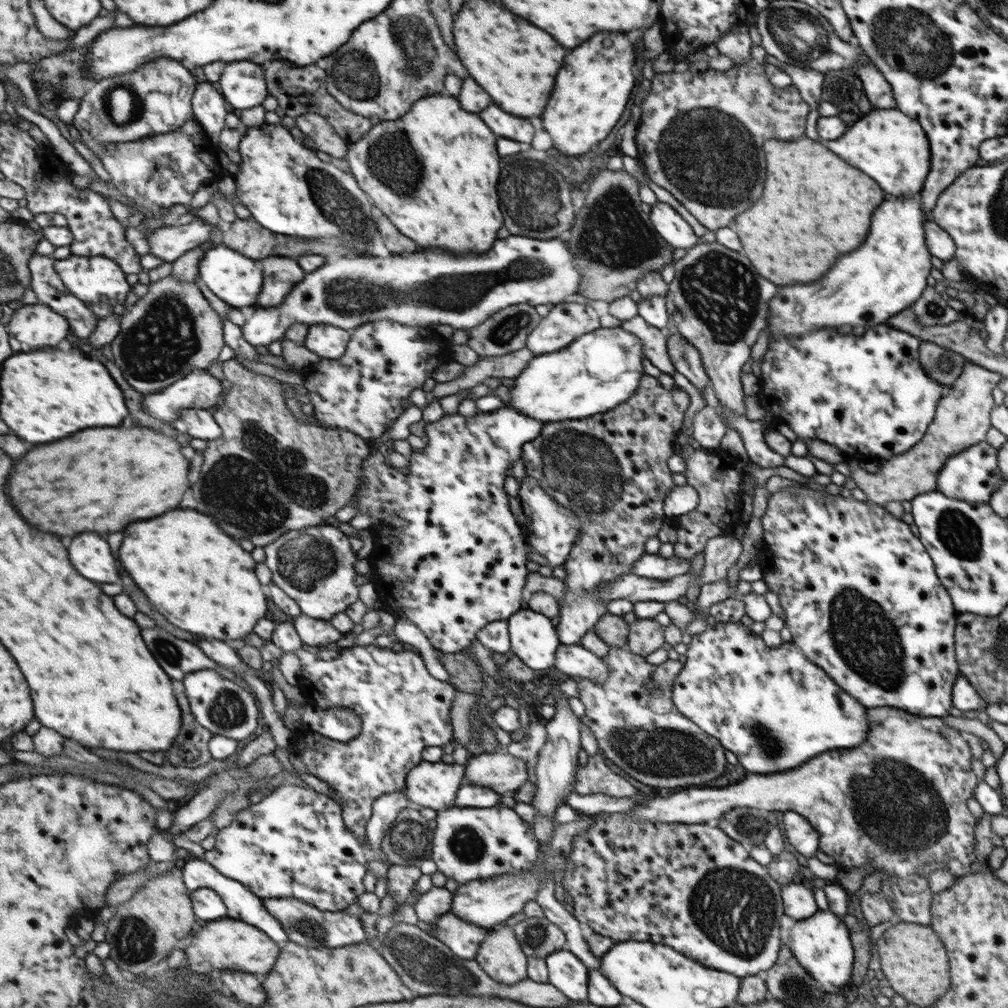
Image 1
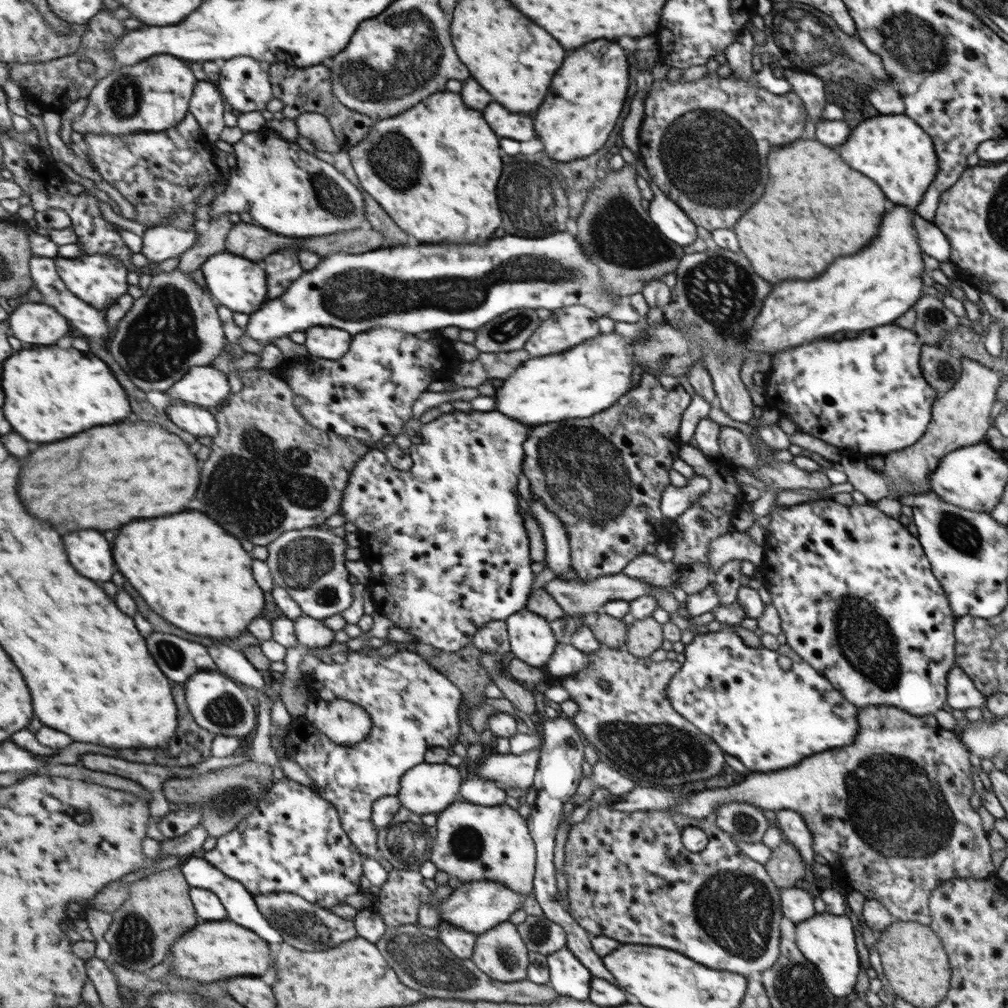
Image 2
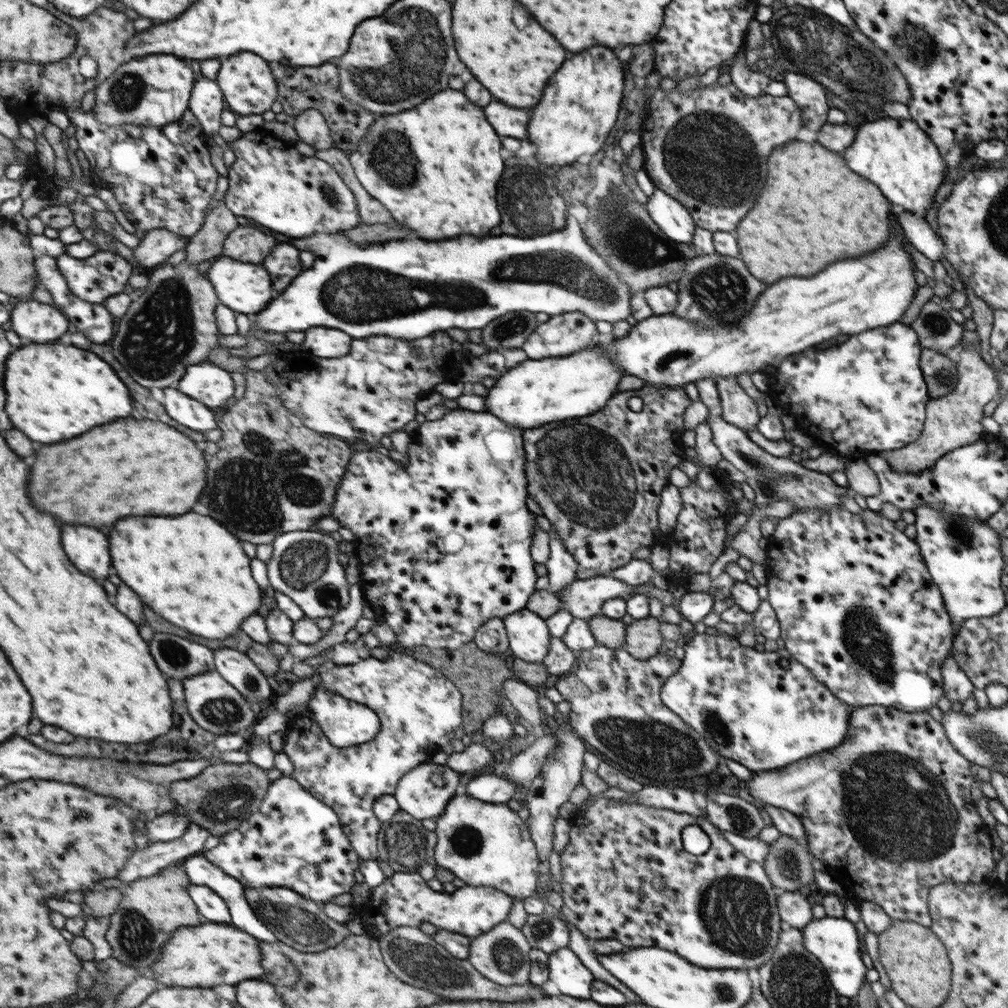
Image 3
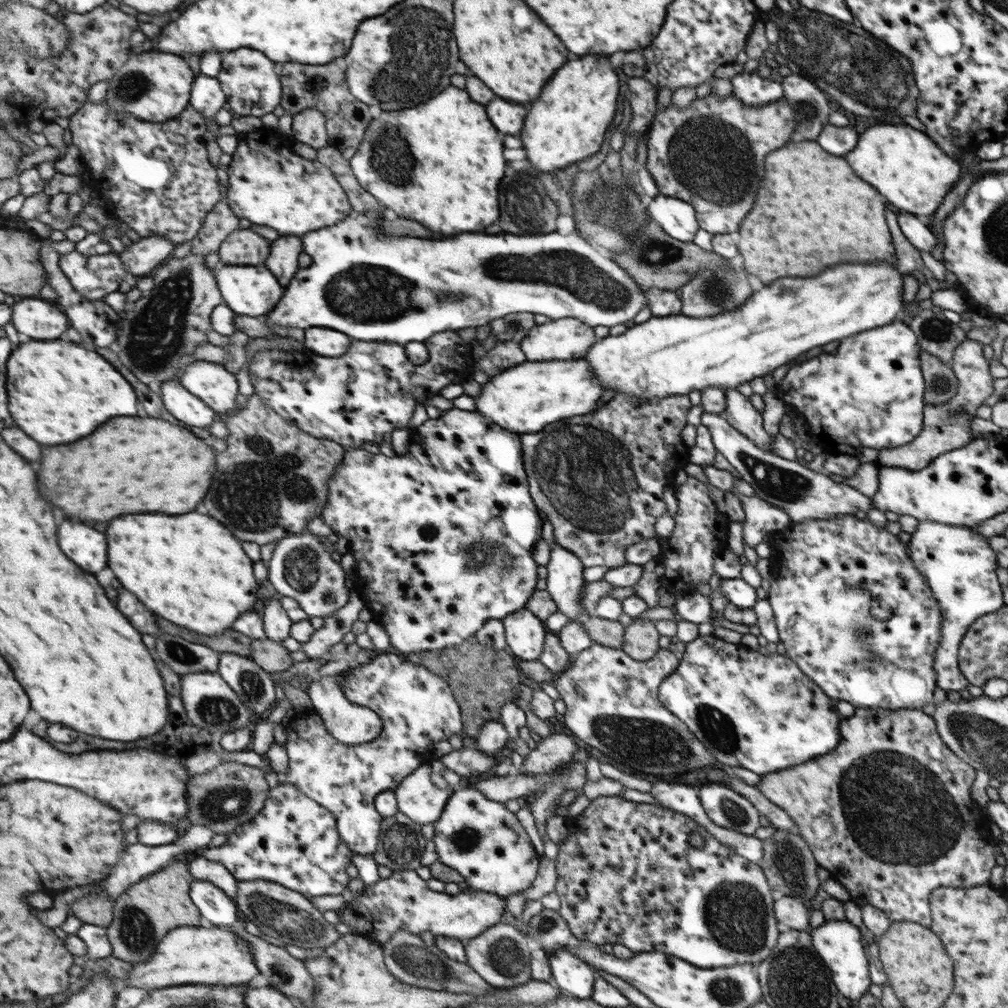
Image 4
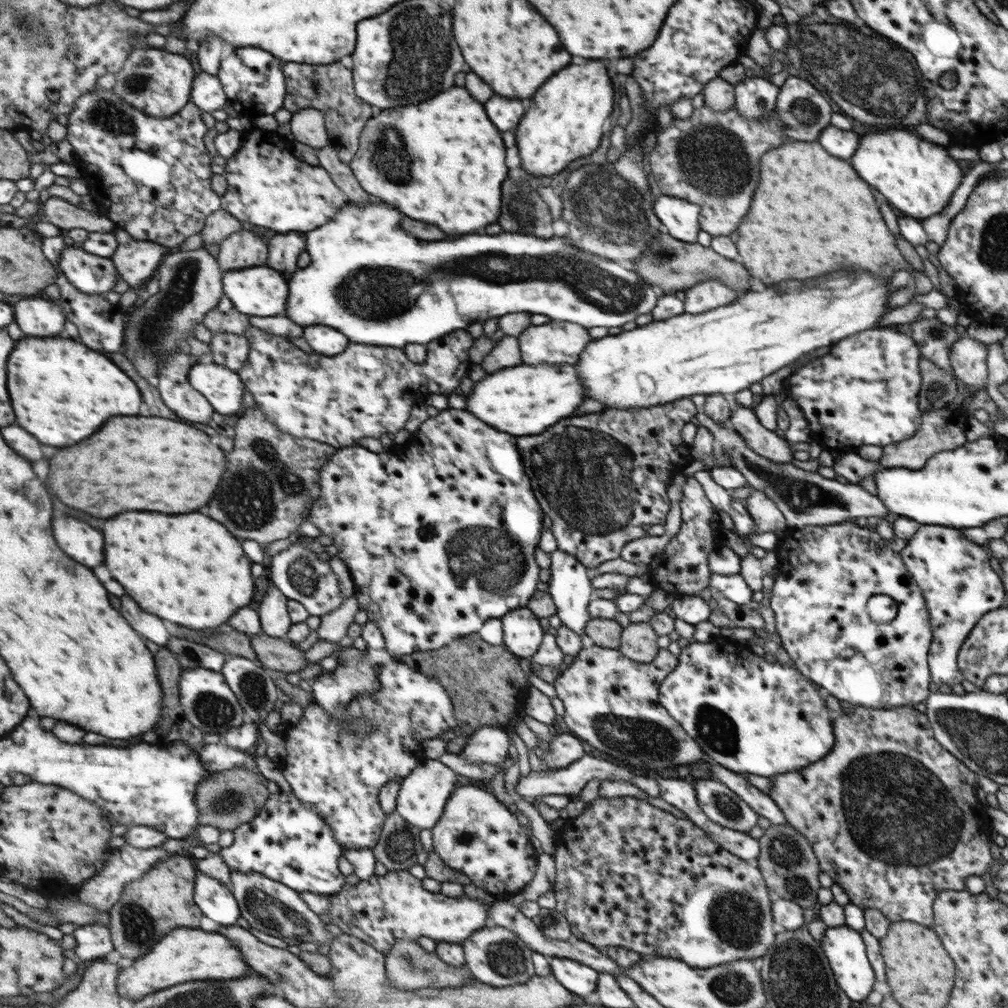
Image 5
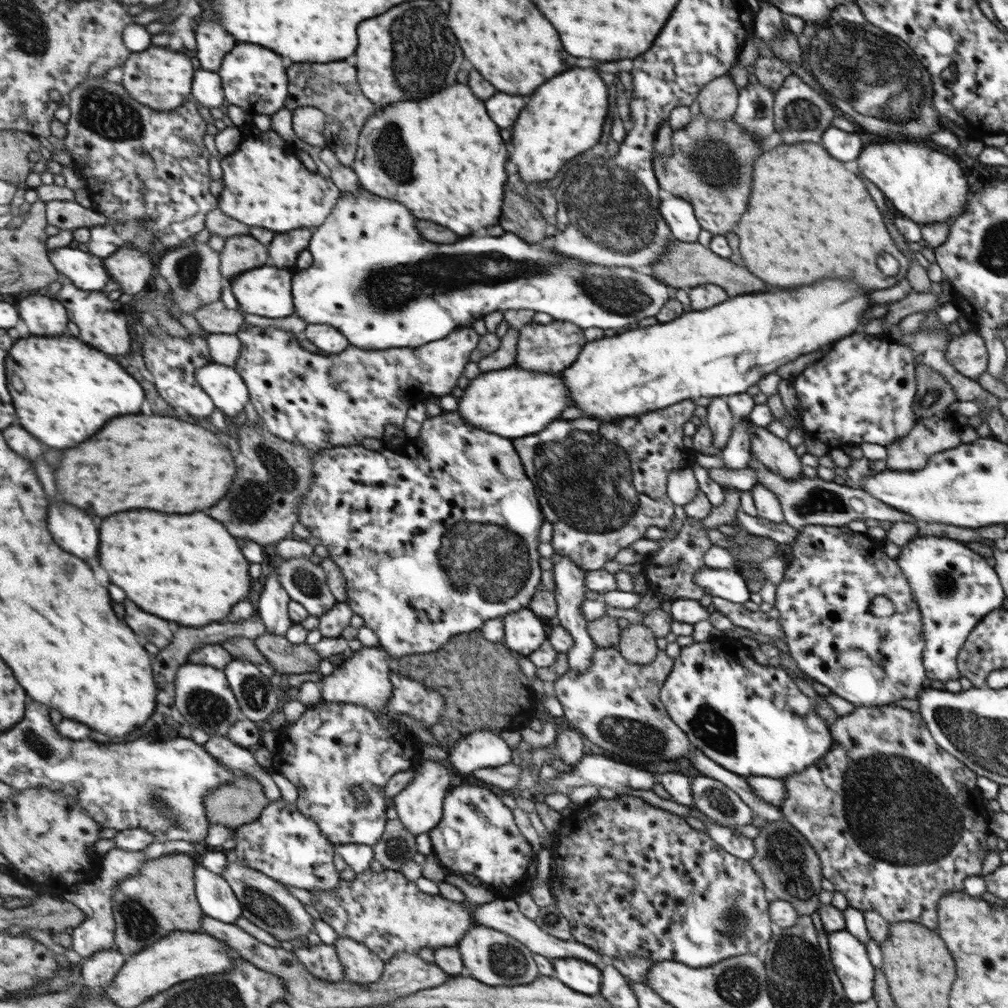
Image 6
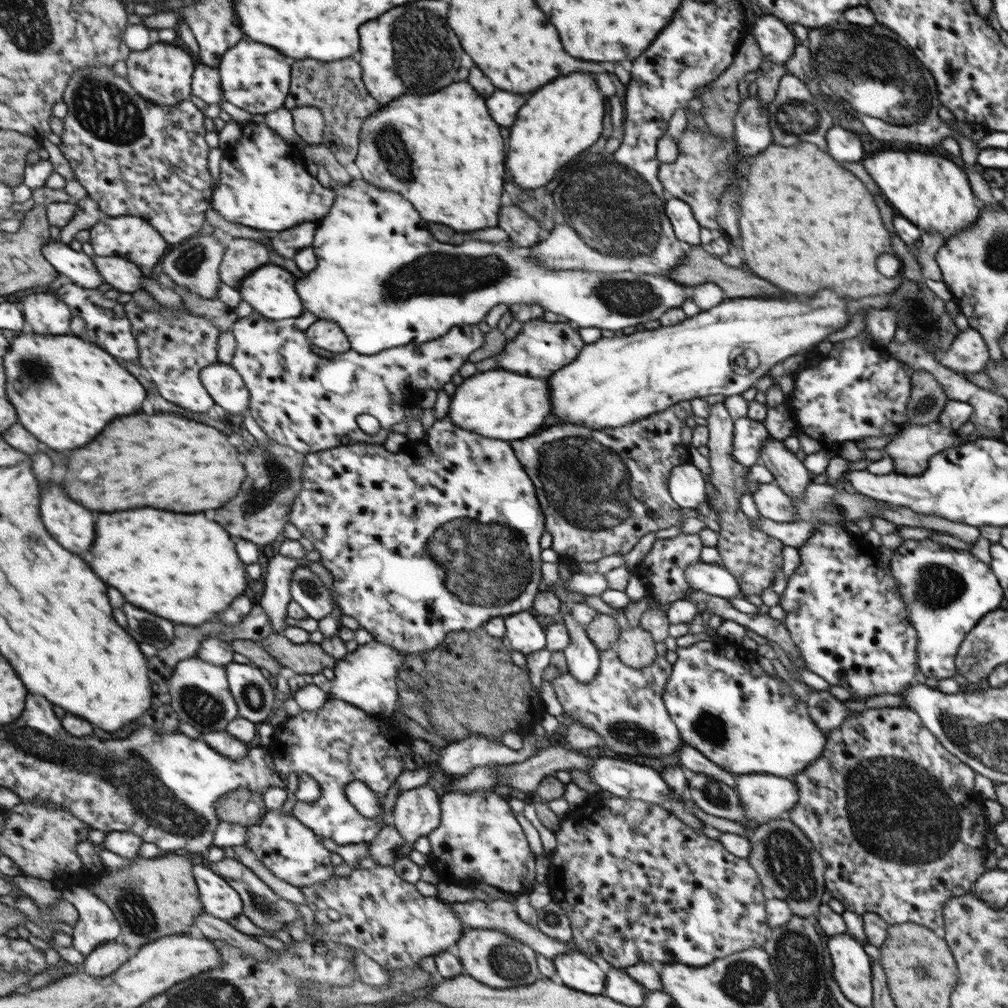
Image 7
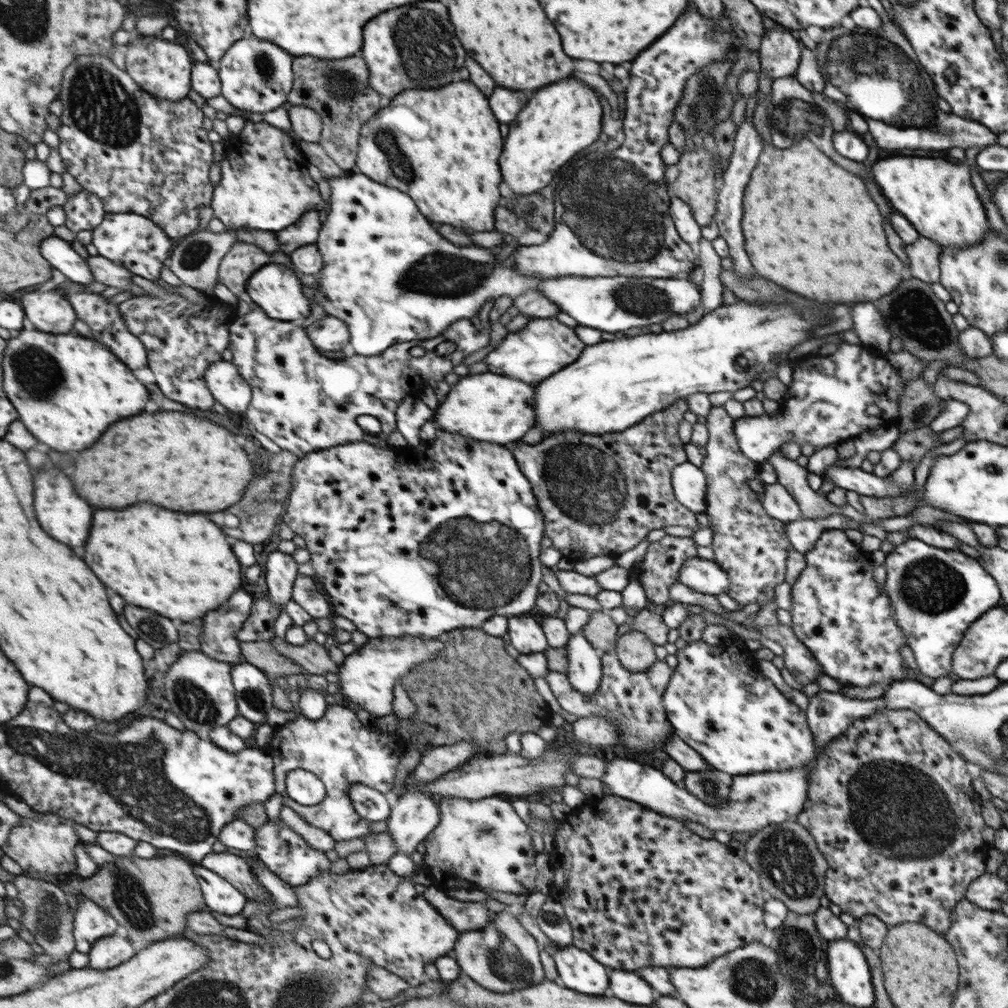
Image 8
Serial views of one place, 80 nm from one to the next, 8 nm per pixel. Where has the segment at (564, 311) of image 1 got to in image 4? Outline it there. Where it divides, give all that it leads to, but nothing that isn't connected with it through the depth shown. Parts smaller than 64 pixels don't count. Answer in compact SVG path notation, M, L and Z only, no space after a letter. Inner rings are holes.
M559 318L532 326L518 347L525 361L563 361L581 359L597 340L593 327L577 318Z

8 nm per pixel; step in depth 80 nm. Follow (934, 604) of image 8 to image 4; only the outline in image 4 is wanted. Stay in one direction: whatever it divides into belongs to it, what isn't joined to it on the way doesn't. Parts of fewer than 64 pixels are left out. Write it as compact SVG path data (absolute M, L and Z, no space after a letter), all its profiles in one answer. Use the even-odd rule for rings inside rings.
M919 520L915 530L910 534L907 542L909 557L913 559L915 567L921 571L926 582L931 582L931 590L936 605L941 609L942 618L947 618L947 626L943 626L943 650L939 650L939 688L947 690L963 690L968 686L965 676L958 667L957 650L958 642L963 633L976 618L984 614L992 613L1003 606L1001 602L1001 590L995 576L995 556L987 544L986 535L979 534L972 527L953 526L947 523Z

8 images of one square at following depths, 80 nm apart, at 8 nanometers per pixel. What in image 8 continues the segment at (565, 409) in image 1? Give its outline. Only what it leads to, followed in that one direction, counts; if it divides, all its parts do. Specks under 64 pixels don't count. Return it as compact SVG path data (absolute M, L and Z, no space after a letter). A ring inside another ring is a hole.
M501 374L465 376L450 387L434 408L431 418L437 430L447 430L475 441L505 445L518 442L533 426L533 392L537 383L521 382Z

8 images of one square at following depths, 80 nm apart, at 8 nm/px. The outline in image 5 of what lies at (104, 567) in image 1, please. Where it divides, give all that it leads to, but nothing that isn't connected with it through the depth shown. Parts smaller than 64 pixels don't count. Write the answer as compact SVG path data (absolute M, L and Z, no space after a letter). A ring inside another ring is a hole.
M61 516L55 518L55 538L67 554L85 566L101 566L105 562L105 538L91 524L73 518Z

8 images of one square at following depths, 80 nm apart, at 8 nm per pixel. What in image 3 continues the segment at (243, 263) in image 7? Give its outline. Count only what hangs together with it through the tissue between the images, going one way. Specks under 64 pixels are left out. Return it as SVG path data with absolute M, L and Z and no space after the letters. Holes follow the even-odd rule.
M239 226L225 241L223 255L241 262L261 264L273 248L277 240L257 228Z

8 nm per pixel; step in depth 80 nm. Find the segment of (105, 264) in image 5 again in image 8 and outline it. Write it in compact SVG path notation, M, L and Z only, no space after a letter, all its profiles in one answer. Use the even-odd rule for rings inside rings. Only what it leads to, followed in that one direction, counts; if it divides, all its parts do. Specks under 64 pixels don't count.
M53 235L42 242L41 251L52 266L73 283L84 285L95 281L88 259L79 256L71 242Z

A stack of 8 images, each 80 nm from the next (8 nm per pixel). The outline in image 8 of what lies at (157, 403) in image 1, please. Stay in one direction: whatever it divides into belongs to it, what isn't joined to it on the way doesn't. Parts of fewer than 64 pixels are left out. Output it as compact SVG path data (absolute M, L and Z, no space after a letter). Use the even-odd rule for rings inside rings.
M217 361L207 369L206 381L214 397L233 412L245 414L252 401L252 386L245 380L236 364Z

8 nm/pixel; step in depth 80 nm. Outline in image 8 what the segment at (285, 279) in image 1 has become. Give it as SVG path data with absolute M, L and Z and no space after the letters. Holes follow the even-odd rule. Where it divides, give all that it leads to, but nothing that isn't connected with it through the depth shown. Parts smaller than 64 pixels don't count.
M310 210L309 213L301 217L295 226L289 226L287 230L279 232L279 240L283 244L283 250L291 254L305 245L315 244L322 233L323 222L318 210Z

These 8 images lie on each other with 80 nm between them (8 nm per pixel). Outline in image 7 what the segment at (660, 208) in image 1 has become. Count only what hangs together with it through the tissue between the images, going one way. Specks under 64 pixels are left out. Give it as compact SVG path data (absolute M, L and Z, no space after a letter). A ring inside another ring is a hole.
M669 198L666 205L666 214L674 230L676 239L690 244L699 243L699 224L695 220L689 204L681 199Z

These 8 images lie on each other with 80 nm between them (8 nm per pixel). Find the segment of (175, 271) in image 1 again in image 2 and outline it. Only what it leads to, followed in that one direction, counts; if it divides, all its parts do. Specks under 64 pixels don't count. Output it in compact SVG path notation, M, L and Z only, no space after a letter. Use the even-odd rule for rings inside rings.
M222 214L219 220L210 220L208 230L199 234L199 239L179 257L178 267L184 273L191 273L201 268L211 256L226 250L226 240L233 229L233 222L227 214Z

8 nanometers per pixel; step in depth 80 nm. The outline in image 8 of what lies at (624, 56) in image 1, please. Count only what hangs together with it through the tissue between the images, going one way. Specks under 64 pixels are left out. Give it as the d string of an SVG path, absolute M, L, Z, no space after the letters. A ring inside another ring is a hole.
M563 80L537 90L523 108L523 114L519 114L519 122L509 124L503 182L513 194L534 194L551 182L555 171L573 154L597 141L601 128L601 102L583 82Z

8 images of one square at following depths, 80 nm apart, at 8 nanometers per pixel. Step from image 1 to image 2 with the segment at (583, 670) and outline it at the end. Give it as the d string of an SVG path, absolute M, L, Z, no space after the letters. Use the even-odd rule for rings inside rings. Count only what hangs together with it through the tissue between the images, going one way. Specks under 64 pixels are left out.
M559 643L545 669L548 675L553 677L568 677L581 672L587 666L589 666L587 654L579 652L571 644Z

